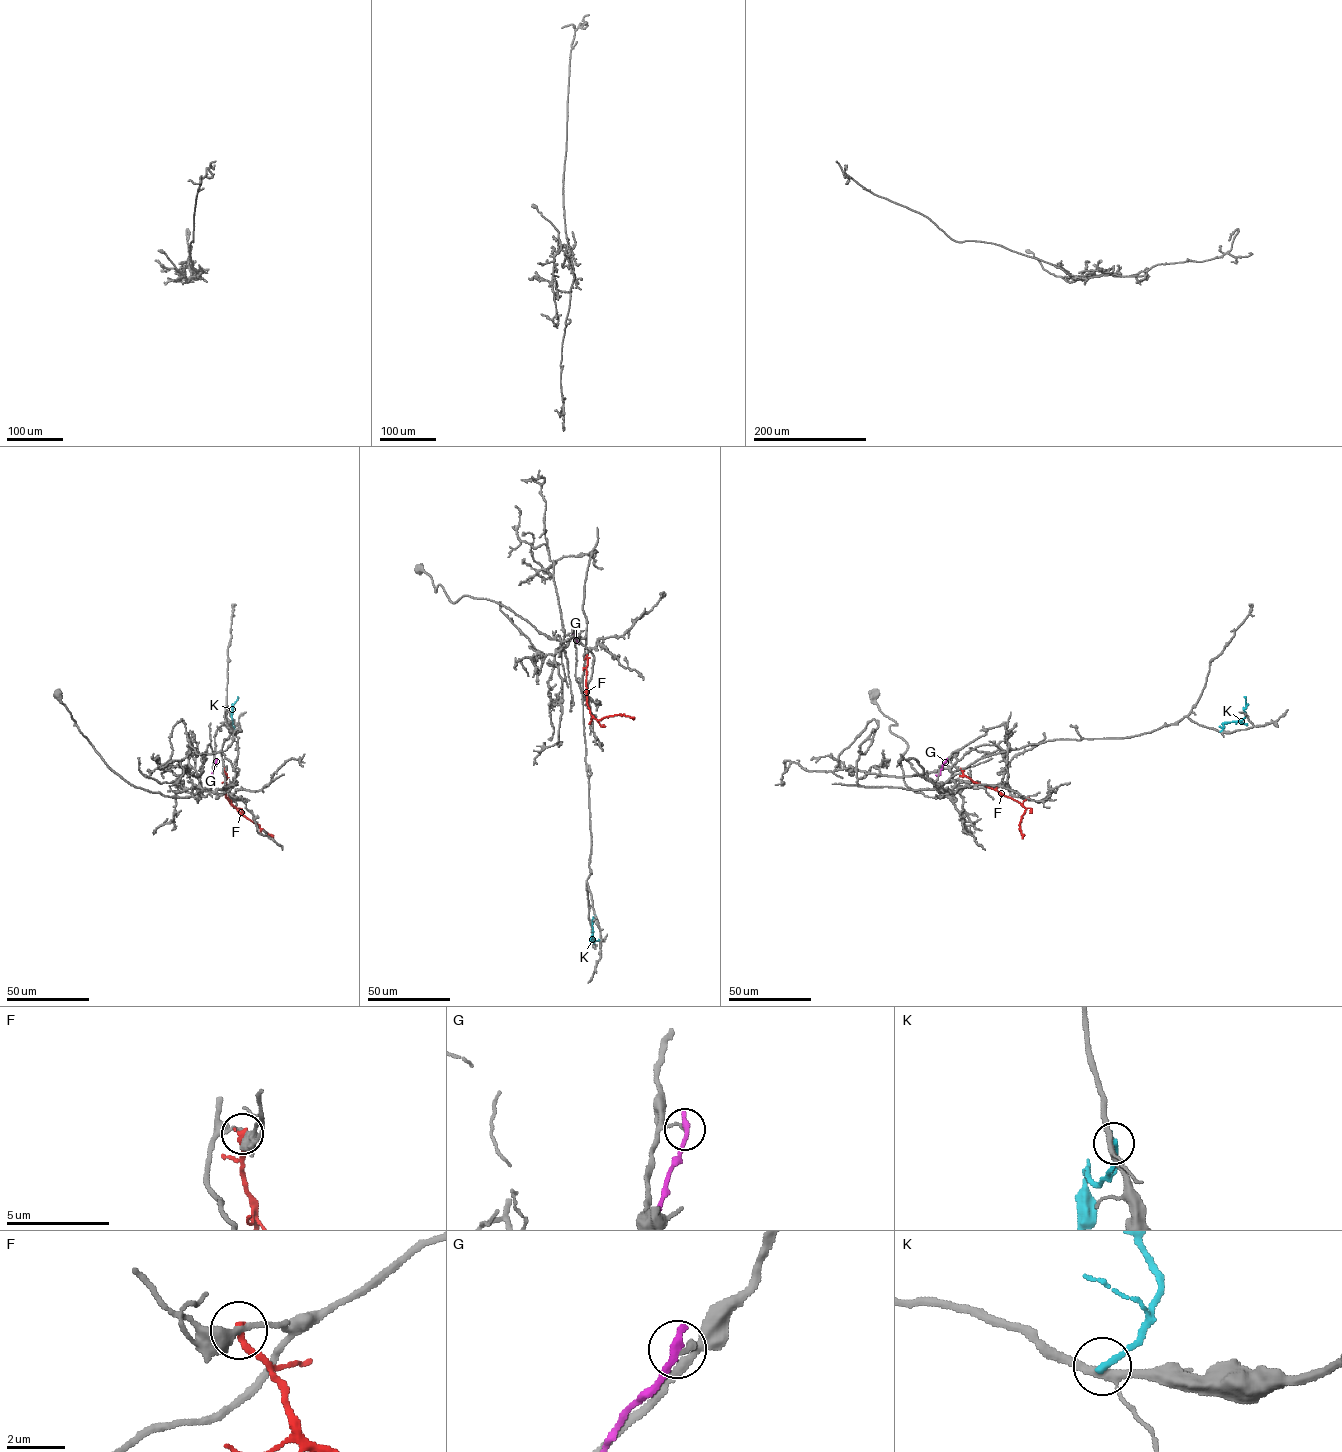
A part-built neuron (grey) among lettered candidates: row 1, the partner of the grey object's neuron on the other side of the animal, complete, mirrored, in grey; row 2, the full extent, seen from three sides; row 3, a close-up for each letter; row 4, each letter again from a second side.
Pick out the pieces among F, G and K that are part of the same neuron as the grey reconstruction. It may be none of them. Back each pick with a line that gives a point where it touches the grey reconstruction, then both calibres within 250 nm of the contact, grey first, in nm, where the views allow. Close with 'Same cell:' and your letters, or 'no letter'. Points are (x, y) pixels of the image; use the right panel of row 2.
Same cell: no letter

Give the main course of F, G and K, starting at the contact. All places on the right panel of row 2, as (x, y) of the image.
F: (960, 769), (973, 781), (994, 788), (1025, 808), (1020, 824), (1023, 838)
G: (947, 759), (940, 774), (935, 774)
K: (1220, 732), (1223, 723), (1240, 721), (1246, 716), (1244, 696)

